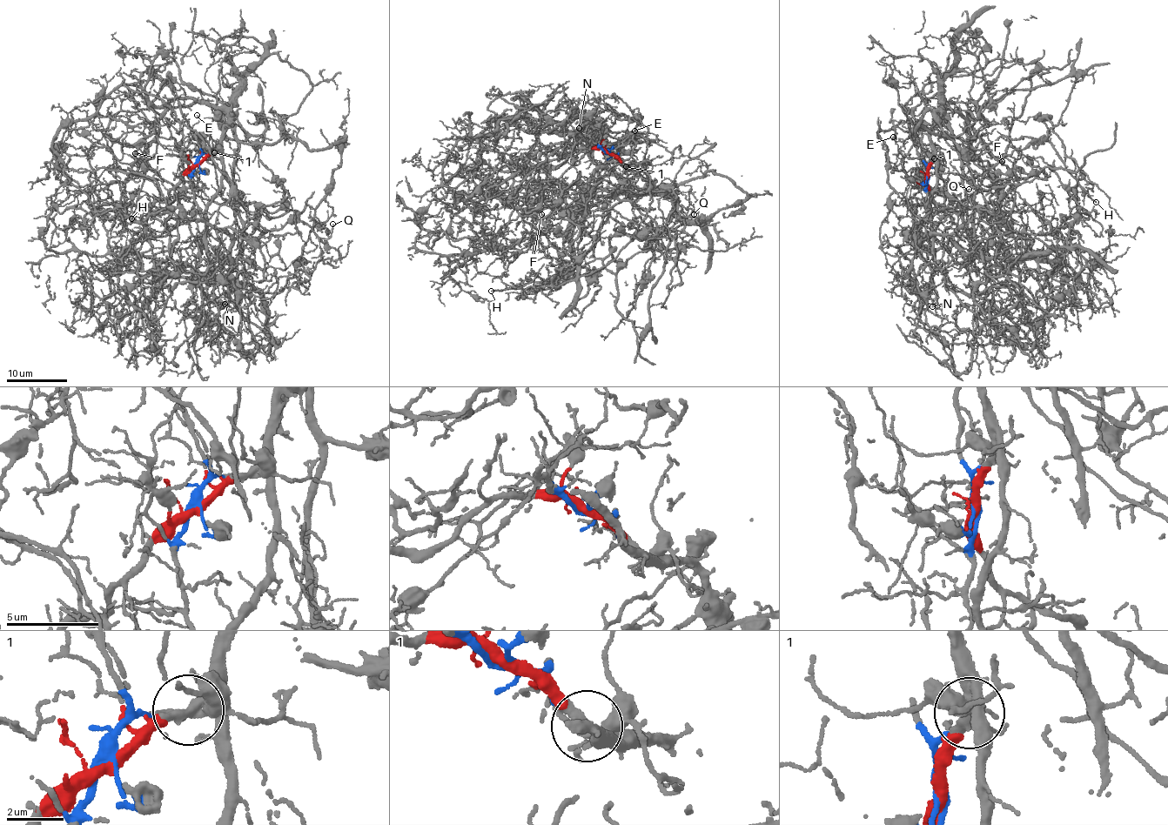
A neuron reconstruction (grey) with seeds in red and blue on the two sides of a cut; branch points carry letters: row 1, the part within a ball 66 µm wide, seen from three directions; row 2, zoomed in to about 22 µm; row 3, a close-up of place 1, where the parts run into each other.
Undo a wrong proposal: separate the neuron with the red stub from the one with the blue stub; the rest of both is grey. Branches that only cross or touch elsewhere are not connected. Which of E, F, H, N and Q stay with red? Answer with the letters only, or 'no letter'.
E, F, H

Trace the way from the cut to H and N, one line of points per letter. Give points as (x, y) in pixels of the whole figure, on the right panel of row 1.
H: (927, 177), (936, 128), (980, 149), (1001, 136), (1037, 138), (1050, 144), (1096, 203)
N: (927, 175), (926, 215), (917, 229), (924, 243), (916, 251), (908, 276), (912, 285), (932, 300), (932, 307)

